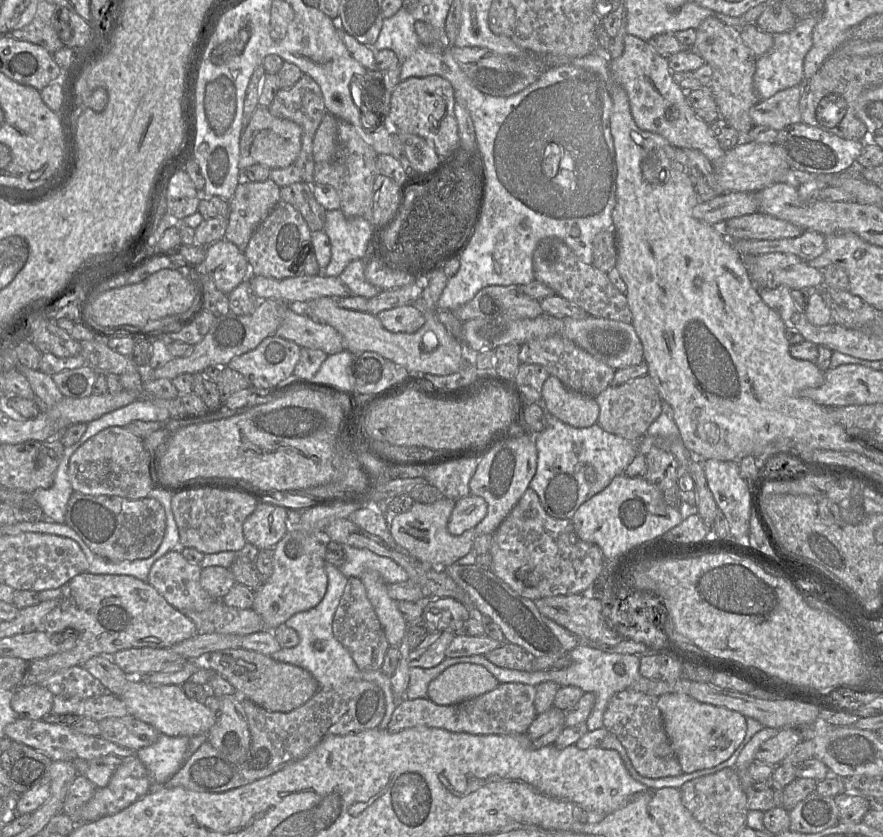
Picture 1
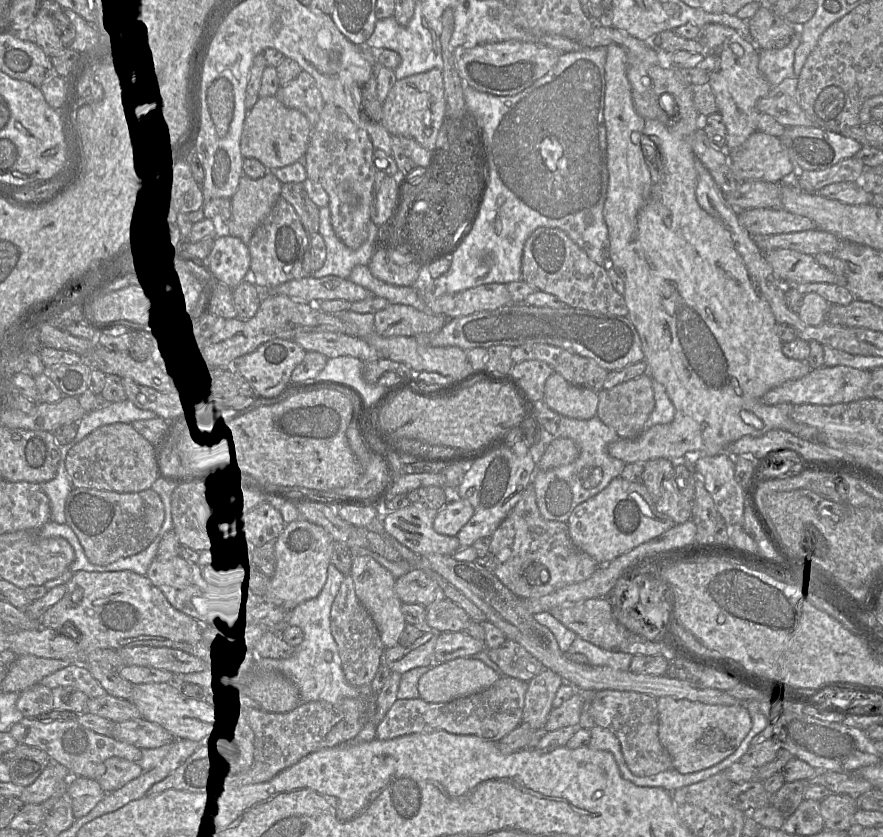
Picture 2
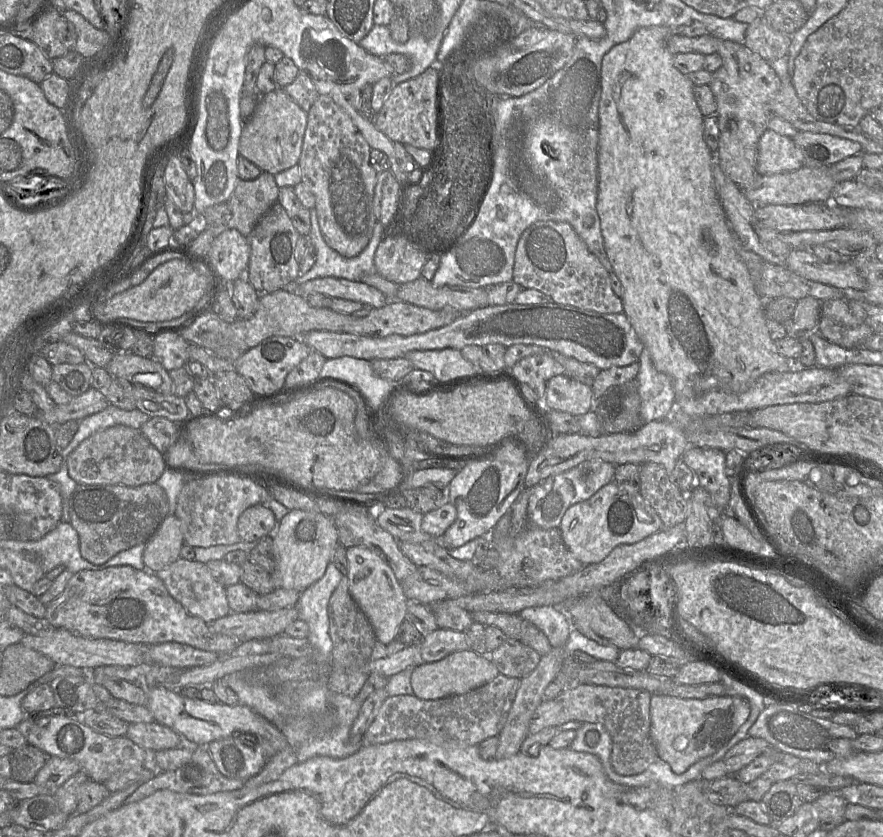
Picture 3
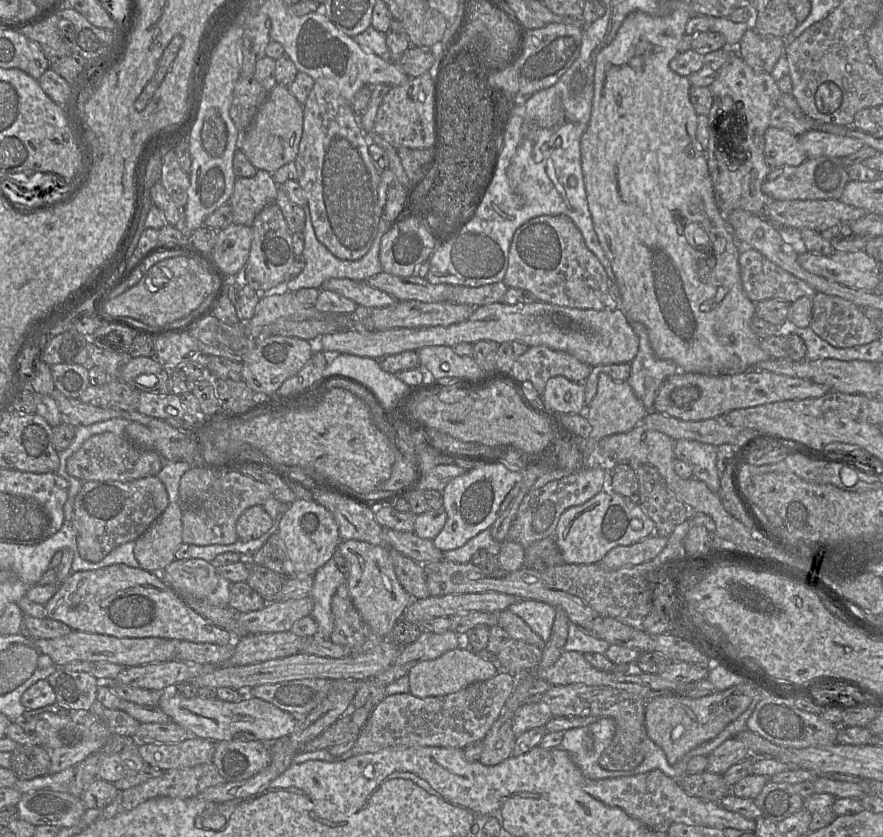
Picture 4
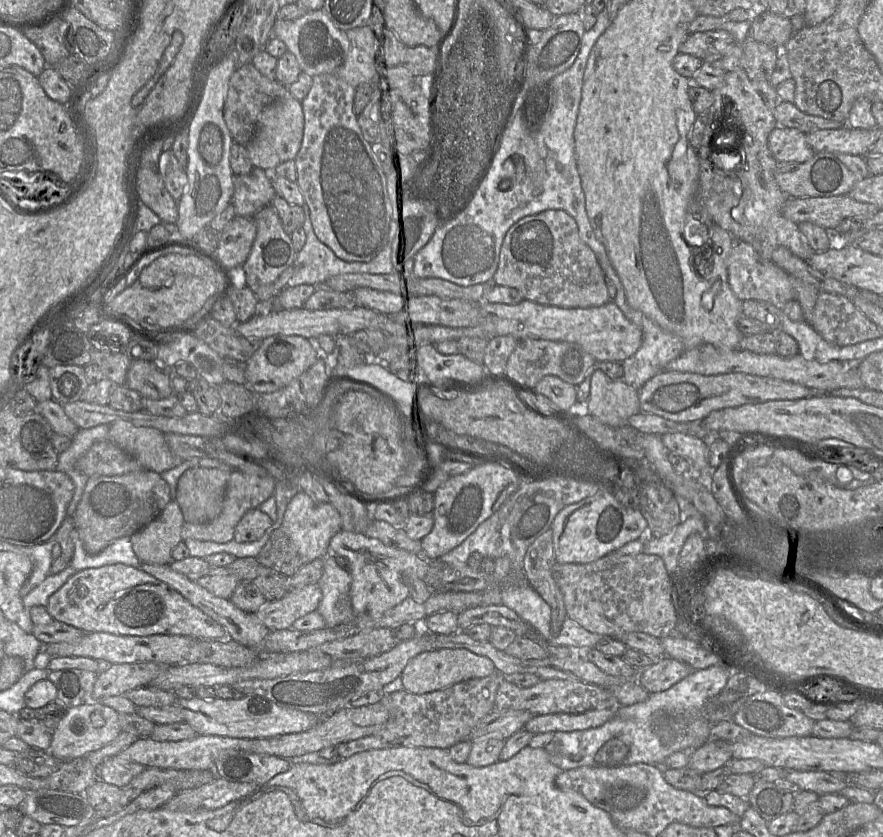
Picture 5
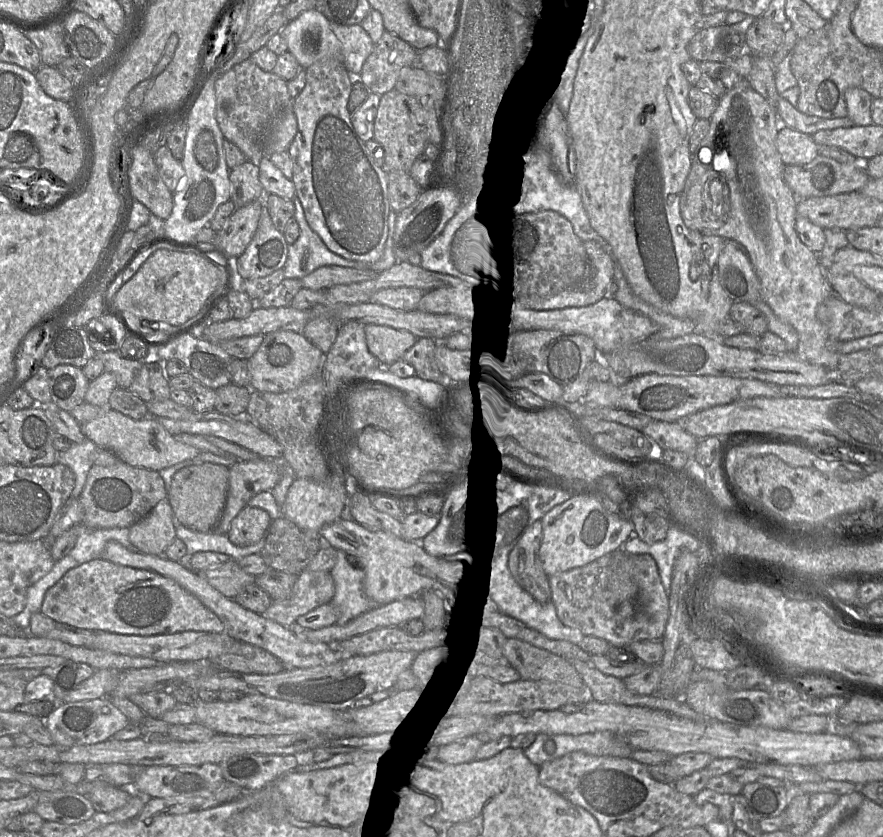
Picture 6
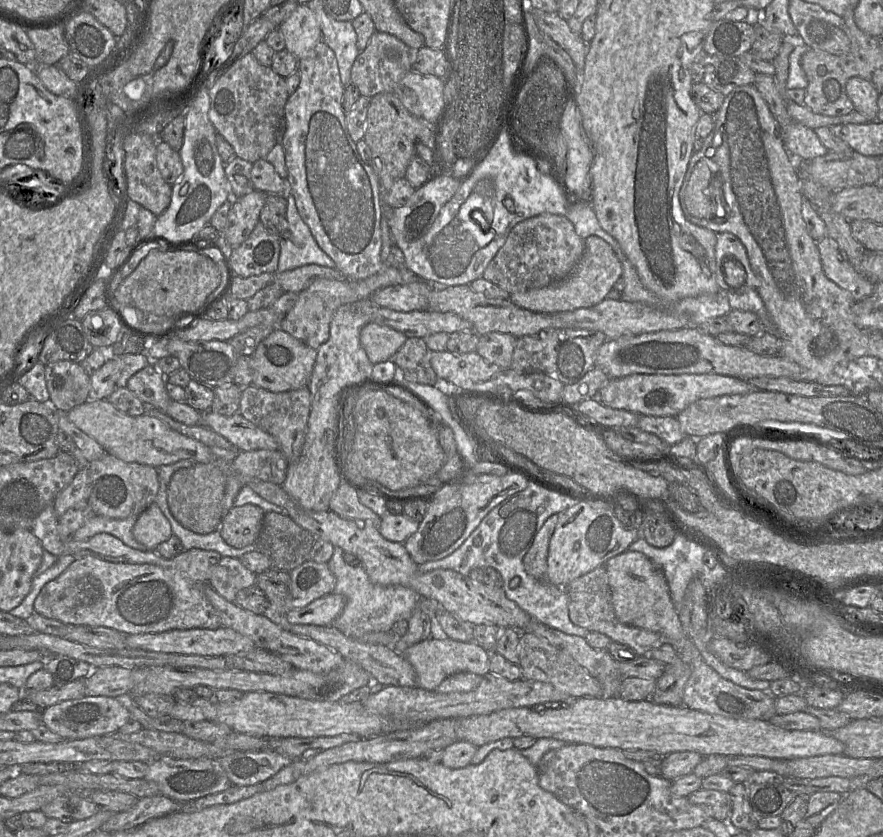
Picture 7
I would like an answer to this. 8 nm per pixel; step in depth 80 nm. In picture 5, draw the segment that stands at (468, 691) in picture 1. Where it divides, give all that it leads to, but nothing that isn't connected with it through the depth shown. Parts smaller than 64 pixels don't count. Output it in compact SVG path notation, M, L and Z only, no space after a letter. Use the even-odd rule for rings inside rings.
M433 649L411 658L401 673L403 690L412 694L426 694L451 687L457 683L483 678L495 673L494 663L487 657L466 649Z

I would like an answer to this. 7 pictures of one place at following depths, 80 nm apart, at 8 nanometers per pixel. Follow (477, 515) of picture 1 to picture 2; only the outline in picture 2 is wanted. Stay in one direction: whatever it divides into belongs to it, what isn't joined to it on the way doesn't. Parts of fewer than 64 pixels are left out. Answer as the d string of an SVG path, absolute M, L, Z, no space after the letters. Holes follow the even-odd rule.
M453 498L438 513L433 522L434 530L443 535L456 536L474 513L472 505L460 498Z

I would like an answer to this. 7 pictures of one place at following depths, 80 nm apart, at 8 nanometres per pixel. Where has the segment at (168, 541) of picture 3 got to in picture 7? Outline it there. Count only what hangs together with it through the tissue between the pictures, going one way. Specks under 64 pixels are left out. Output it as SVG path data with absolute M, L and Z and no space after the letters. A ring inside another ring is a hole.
M154 503L138 516L132 532L134 538L151 551L173 534L169 520Z

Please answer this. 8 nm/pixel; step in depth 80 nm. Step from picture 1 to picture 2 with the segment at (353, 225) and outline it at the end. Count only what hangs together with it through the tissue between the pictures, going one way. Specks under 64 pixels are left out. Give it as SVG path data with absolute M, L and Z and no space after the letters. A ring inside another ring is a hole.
M328 207L319 208L319 233L326 245L326 260L324 265L311 274L312 277L322 278L333 275L348 279L352 269L357 265L368 266L377 246L374 238L377 227L369 221L368 237L366 241L356 250L348 248L335 234L330 220Z

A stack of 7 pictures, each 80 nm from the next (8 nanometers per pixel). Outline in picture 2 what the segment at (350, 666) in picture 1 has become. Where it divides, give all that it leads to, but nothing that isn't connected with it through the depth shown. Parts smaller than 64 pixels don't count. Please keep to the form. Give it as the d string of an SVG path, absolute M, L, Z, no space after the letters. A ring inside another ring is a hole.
M330 563L327 568L326 582L319 595L298 604L286 612L285 625L301 628L304 634L303 641L294 648L289 657L272 658L261 656L261 666L263 668L281 673L297 686L301 704L313 701L337 703L345 698L371 698L374 694L370 685L355 687L347 682L342 669L338 647L331 633L331 606L343 579L344 574Z

